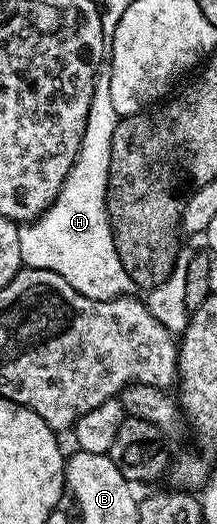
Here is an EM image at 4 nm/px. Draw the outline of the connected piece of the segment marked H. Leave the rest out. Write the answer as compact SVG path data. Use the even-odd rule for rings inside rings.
M106 74L97 75L78 158L70 174L64 179L58 198L41 216L27 221L18 234L18 246L22 246L23 267L50 270L66 278L66 282L70 282L70 286L74 286L78 294L95 300L113 300L116 296L130 296L137 291L130 274L126 274L126 266L122 266L122 258L118 258L112 223L108 221L108 167L112 157L114 130L118 126L120 117L114 110L114 102L110 102L110 78Z

